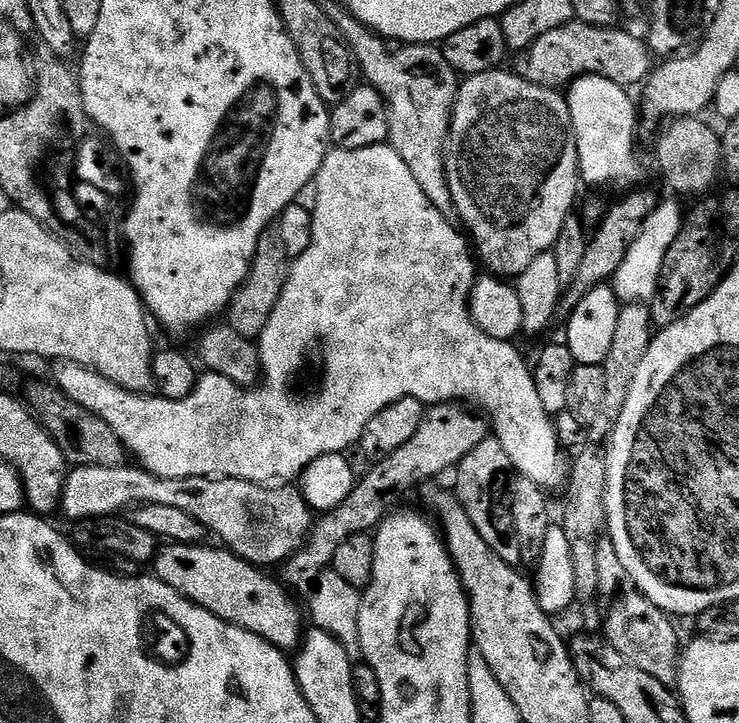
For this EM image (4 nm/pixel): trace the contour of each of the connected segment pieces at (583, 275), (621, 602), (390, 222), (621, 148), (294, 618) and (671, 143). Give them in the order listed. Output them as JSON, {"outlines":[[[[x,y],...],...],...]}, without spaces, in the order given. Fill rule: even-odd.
{"outlines":[[[[633,187],[627,194],[621,195],[624,197],[613,208],[611,205],[595,225],[596,232],[594,228],[589,235],[586,255],[578,266],[578,274],[574,274],[574,282],[567,285],[566,291],[560,297],[558,316],[561,321],[567,322],[574,310],[578,310],[578,302],[582,302],[582,298],[586,298],[586,294],[590,294],[590,290],[594,290],[598,285],[608,284],[615,277],[618,266],[622,266],[626,250],[634,246],[634,238],[638,238],[646,218],[650,218],[650,214],[661,202],[661,197],[656,196],[654,189],[644,187]]],[[[600,538],[596,544],[598,560],[598,607],[603,617],[602,635],[605,640],[622,654],[622,658],[630,658],[638,670],[646,670],[650,678],[658,678],[658,682],[669,686],[678,680],[678,647],[676,648],[676,628],[673,617],[654,606],[638,590],[636,583],[626,574],[626,566],[622,566],[622,558],[618,558],[618,550],[614,550],[614,542]]],[[[387,143],[366,146],[362,150],[333,147],[324,157],[320,172],[316,175],[314,182],[318,186],[318,206],[314,206],[312,211],[314,234],[306,252],[291,261],[286,286],[282,286],[282,298],[278,298],[278,306],[274,306],[274,314],[270,314],[270,322],[266,322],[266,326],[258,338],[262,369],[262,379],[259,383],[251,388],[242,388],[240,385],[230,382],[230,378],[204,374],[197,379],[196,389],[186,398],[167,400],[166,397],[159,394],[128,392],[122,386],[102,378],[102,374],[98,374],[93,368],[87,368],[78,362],[58,360],[51,365],[53,376],[51,379],[56,387],[70,398],[74,398],[74,402],[78,402],[78,406],[86,406],[86,410],[98,414],[98,418],[102,418],[102,422],[106,422],[114,430],[114,434],[118,434],[118,438],[134,460],[136,456],[135,463],[158,478],[229,476],[235,480],[262,484],[266,488],[288,486],[299,481],[300,475],[306,470],[306,466],[310,466],[310,462],[314,462],[314,458],[322,458],[322,454],[334,454],[335,452],[347,453],[348,448],[355,449],[362,438],[362,430],[366,430],[366,422],[370,422],[370,418],[374,418],[374,414],[378,414],[378,410],[386,410],[386,406],[390,406],[402,398],[418,398],[418,402],[422,402],[425,406],[465,400],[468,403],[465,405],[479,410],[490,421],[494,439],[502,442],[502,450],[506,450],[506,454],[510,454],[510,462],[519,475],[530,478],[530,482],[534,482],[545,490],[553,490],[552,488],[558,487],[560,483],[563,485],[566,480],[566,460],[556,437],[553,417],[546,414],[541,400],[538,399],[538,386],[532,377],[533,369],[530,367],[529,361],[528,364],[524,361],[523,354],[515,348],[517,345],[513,341],[490,338],[486,334],[482,334],[482,330],[478,330],[478,326],[472,321],[472,315],[468,309],[468,296],[472,292],[472,283],[476,281],[478,275],[478,264],[465,233],[457,225],[449,222],[433,206],[430,198],[426,198],[426,194],[422,194],[422,186],[418,186],[418,181],[414,179],[414,174],[410,174],[406,162],[402,162],[402,158],[398,158],[396,151]],[[316,343],[320,343],[320,356],[324,359],[324,377],[320,380],[320,389],[313,396],[299,400],[298,397],[288,393],[288,387],[291,386],[292,379],[299,374],[300,363],[303,362],[304,355]]],[[[580,76],[569,84],[566,89],[566,99],[568,109],[570,110],[570,118],[572,119],[572,129],[574,130],[574,138],[578,146],[578,162],[580,163],[580,179],[585,185],[597,184],[598,187],[604,188],[624,188],[620,190],[628,190],[633,186],[639,185],[640,180],[640,164],[636,161],[636,116],[638,120],[638,104],[631,100],[629,89],[624,88],[621,84],[610,82],[610,78],[602,78],[601,76]]],[[[203,543],[173,544],[161,547],[154,561],[154,575],[166,582],[192,604],[228,624],[250,630],[281,650],[299,649],[305,635],[305,613],[291,600],[289,589],[279,579],[271,580],[263,567],[242,560],[223,546],[204,548]],[[156,568],[156,569],[155,569]],[[289,596],[289,597],[288,597]]],[[[695,116],[669,119],[663,125],[664,133],[656,140],[656,164],[660,167],[660,176],[680,198],[685,198],[684,196],[700,198],[711,193],[716,179],[722,176],[721,133],[715,132],[710,125],[703,124],[702,121],[703,119]]]]}

